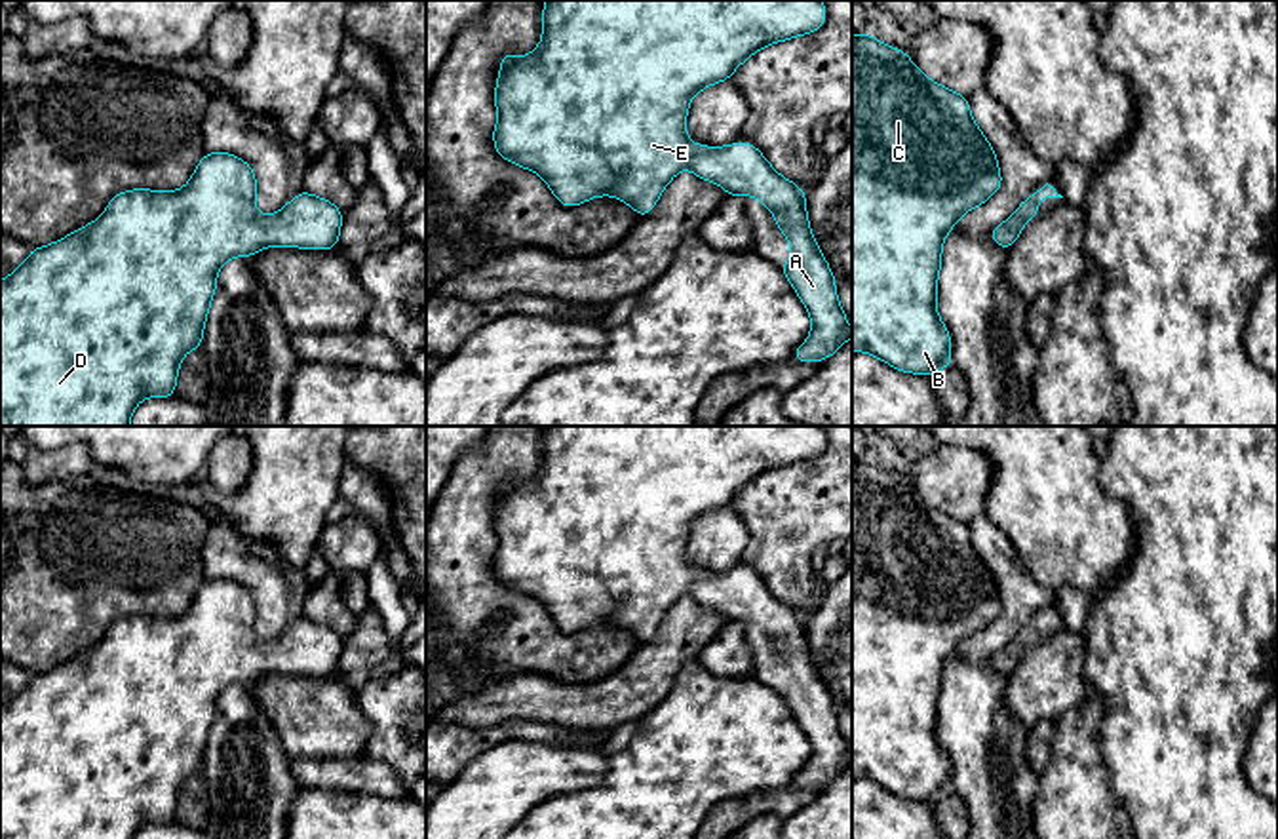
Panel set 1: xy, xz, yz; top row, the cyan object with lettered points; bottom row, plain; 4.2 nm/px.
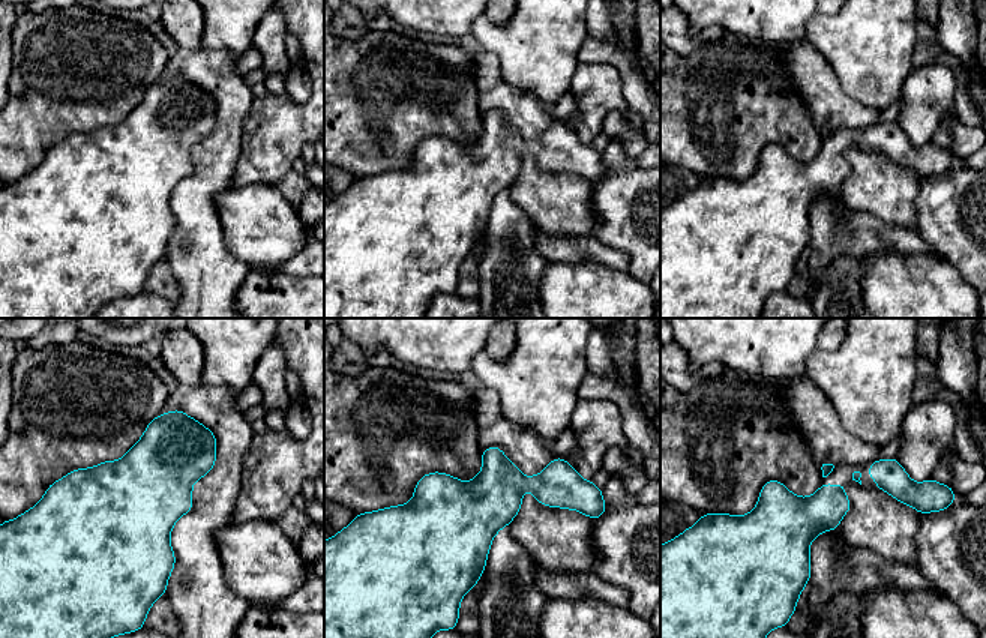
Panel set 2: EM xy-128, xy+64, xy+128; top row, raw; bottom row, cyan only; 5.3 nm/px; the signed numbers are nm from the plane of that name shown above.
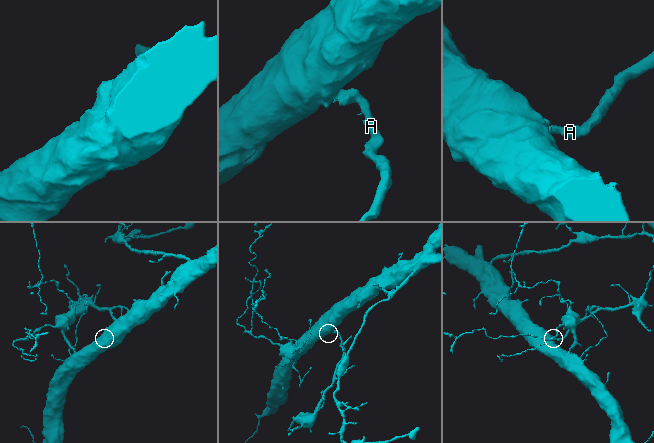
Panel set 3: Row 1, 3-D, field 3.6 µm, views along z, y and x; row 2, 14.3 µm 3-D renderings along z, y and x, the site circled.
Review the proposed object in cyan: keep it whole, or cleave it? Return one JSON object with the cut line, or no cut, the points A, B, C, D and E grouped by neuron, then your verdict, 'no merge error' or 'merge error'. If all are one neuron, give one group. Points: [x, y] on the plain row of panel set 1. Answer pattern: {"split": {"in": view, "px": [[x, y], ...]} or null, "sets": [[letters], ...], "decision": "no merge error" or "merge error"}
{"split": null, "sets": [["A", "B", "C", "D", "E"]], "decision": "no merge error"}

